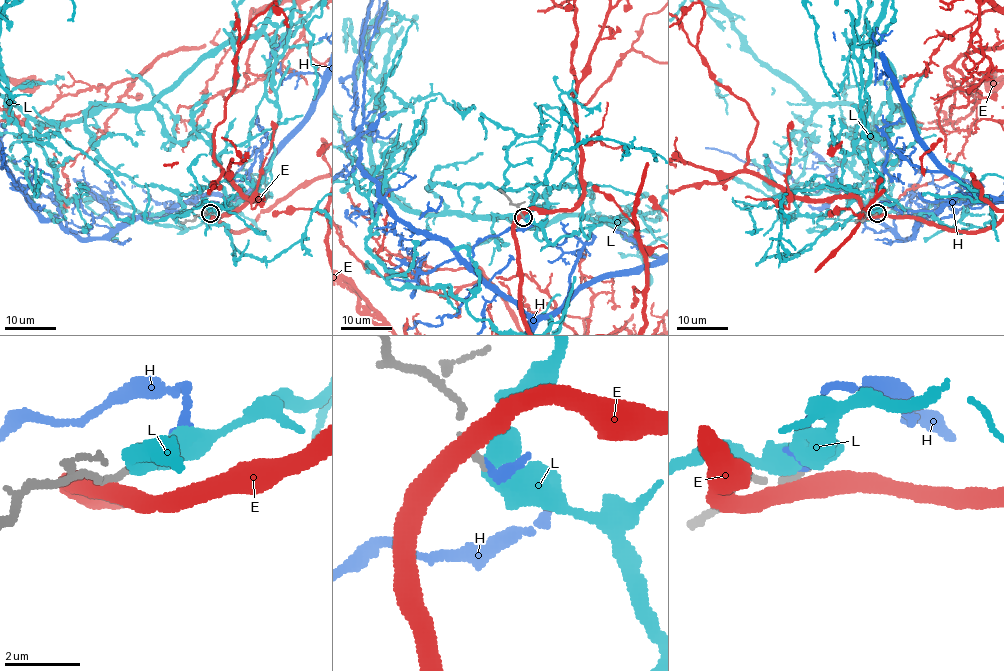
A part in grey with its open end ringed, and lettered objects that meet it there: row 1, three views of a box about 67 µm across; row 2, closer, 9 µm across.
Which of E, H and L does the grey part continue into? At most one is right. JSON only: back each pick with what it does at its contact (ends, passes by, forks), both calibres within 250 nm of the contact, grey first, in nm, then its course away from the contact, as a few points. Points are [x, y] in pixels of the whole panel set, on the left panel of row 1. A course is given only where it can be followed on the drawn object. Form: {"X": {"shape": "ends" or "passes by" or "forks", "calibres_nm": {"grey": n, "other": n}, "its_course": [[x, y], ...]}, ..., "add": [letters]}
{"H": {"shape": "passes by", "calibres_nm": {"grey": 180, "other": 240}}, "add": ["H"]}

